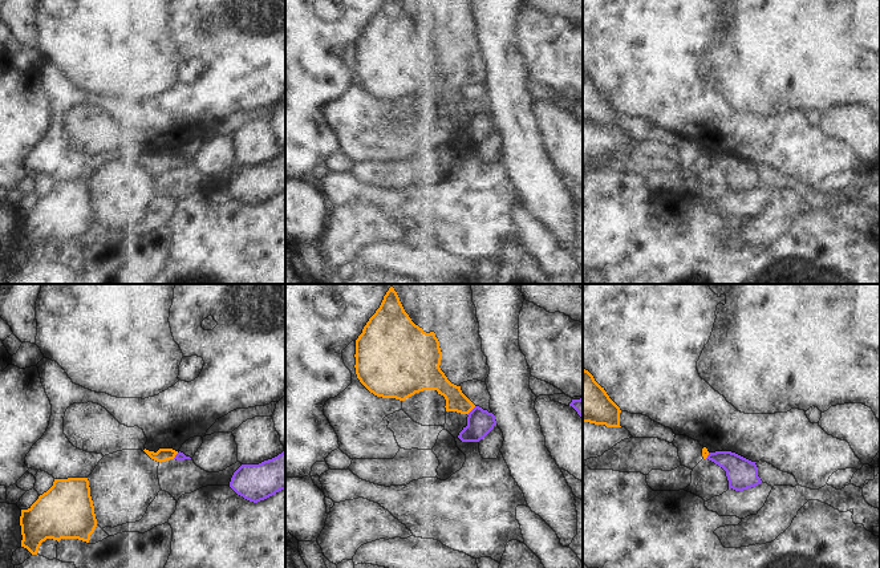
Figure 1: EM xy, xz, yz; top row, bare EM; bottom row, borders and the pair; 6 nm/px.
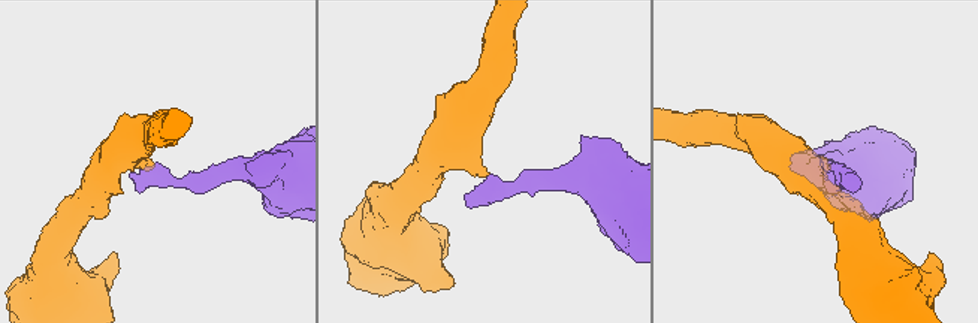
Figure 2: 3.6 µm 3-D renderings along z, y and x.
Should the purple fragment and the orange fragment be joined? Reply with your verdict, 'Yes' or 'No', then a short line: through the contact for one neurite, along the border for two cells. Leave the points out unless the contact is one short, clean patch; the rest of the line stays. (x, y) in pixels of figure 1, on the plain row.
No. Line: xz (475, 109), (467, 117)

